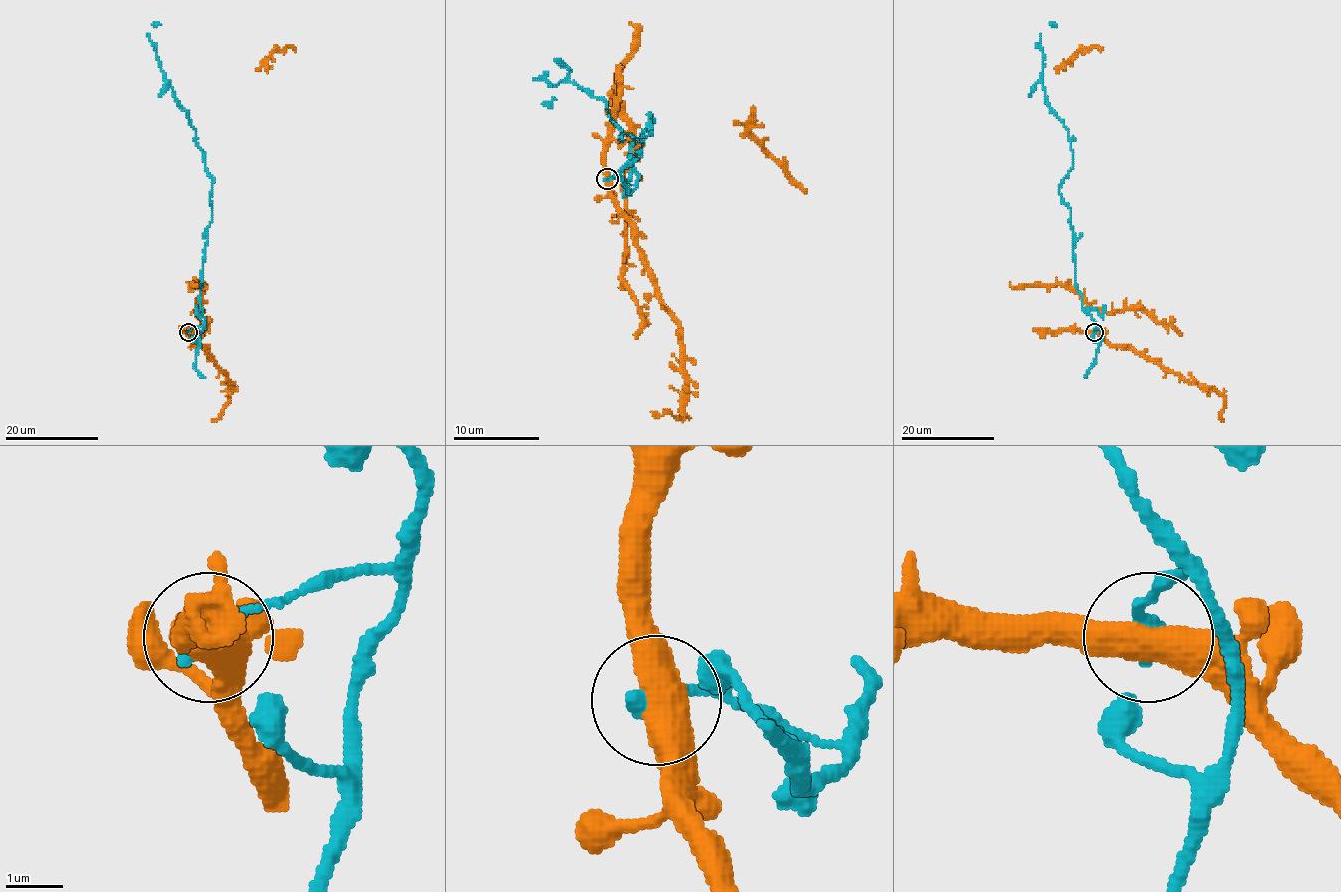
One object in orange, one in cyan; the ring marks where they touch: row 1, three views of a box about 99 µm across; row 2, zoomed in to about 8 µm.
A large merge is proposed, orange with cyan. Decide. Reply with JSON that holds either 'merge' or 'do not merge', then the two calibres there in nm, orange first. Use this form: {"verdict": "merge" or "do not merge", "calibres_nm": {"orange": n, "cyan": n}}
{"verdict": "merge", "calibres_nm": {"orange": 550, "cyan": 260}}

